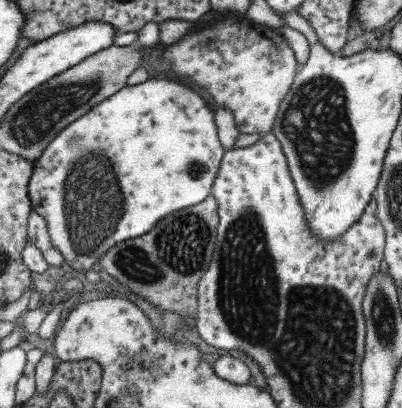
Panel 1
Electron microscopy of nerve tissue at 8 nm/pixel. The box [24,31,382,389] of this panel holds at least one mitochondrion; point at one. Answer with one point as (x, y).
(316, 123)

